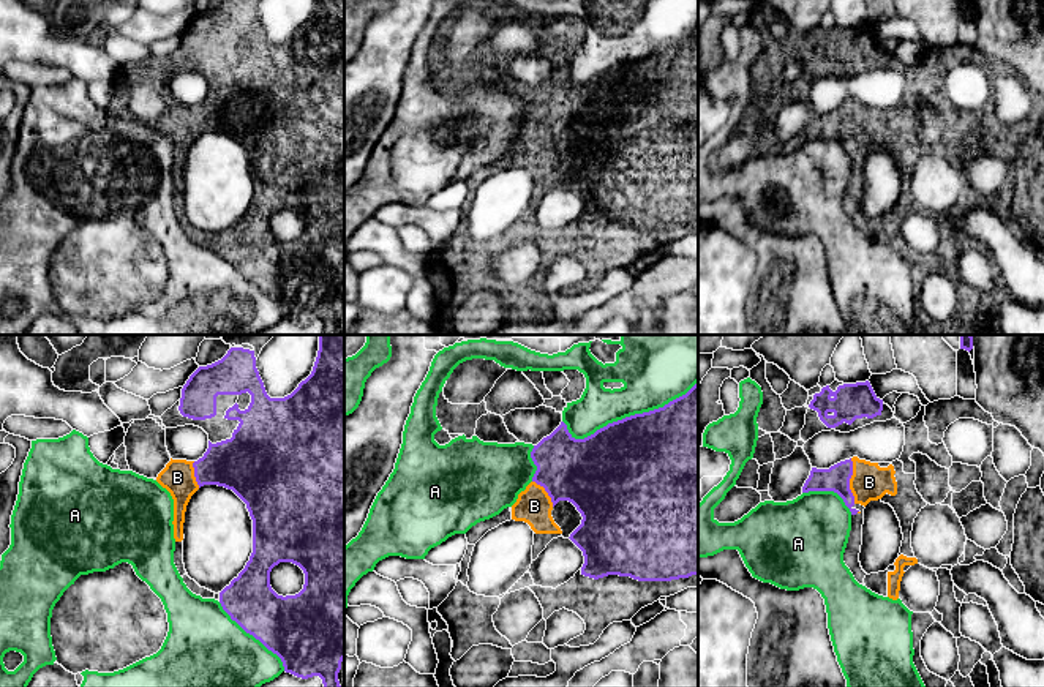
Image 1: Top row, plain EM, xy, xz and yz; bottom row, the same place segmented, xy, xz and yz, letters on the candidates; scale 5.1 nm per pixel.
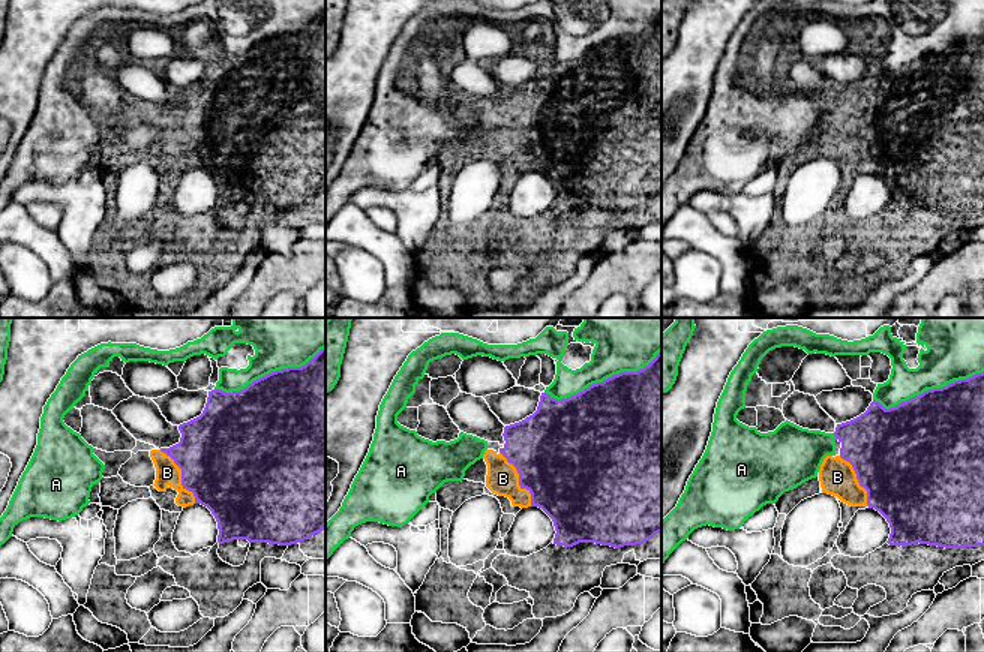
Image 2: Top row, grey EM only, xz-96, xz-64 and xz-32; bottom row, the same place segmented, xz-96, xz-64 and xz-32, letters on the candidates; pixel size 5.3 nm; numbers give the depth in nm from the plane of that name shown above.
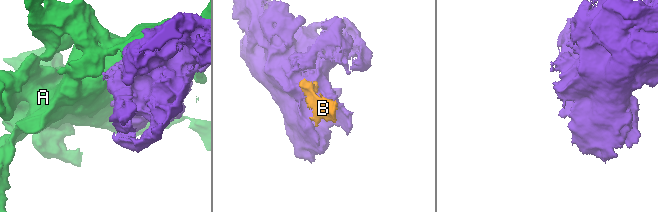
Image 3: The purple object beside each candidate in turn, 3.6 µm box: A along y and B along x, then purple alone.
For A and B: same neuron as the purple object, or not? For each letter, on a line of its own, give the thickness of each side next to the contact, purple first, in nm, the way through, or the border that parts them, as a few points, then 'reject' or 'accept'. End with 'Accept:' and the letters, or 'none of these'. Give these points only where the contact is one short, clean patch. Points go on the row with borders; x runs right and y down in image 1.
A: 500 nm thick on the purple side, 320 nm on the other; reject
B: 130 nm thick on the purple side, 190 nm on the other; accept
Accept: B

